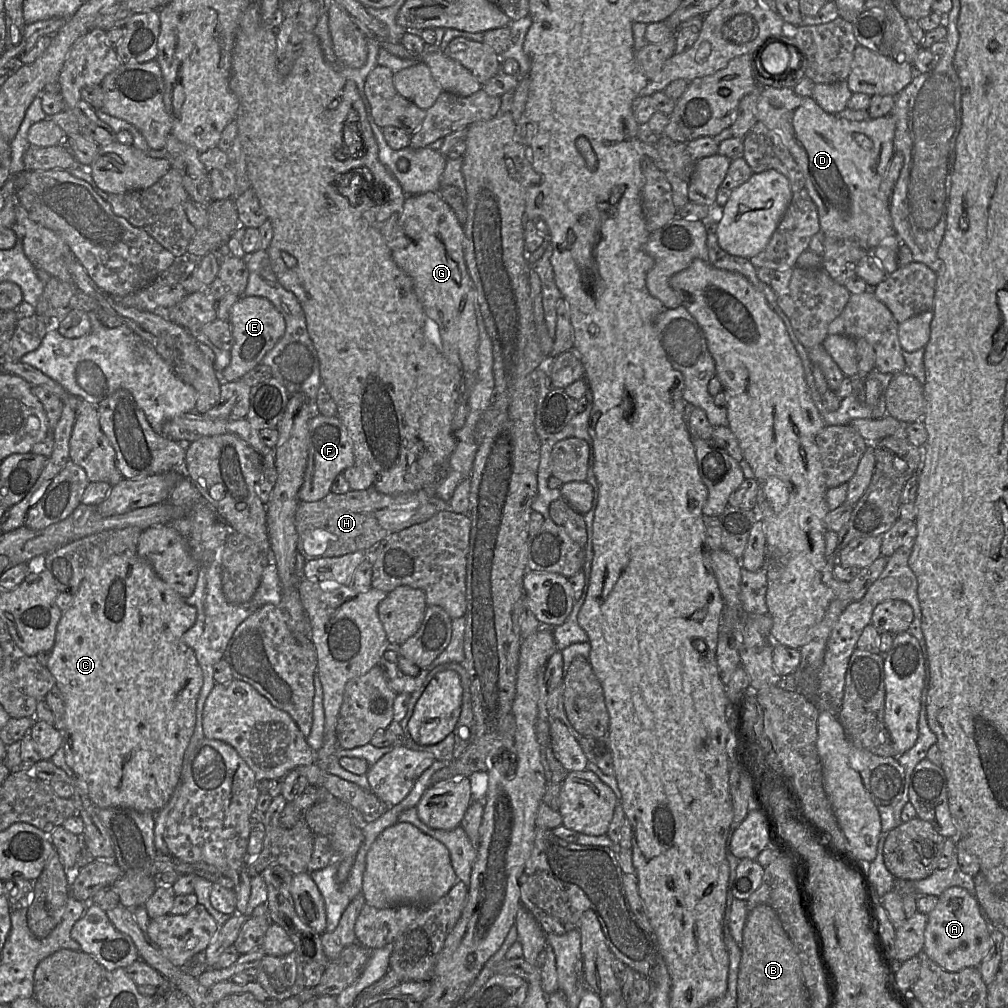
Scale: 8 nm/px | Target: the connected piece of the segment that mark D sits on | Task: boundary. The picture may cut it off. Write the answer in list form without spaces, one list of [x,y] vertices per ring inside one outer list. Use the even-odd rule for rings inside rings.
[[[765,86],[762,87],[761,94],[757,102],[756,116],[758,121],[762,122],[766,127],[778,132],[782,136],[786,147],[790,151],[791,155],[793,156],[803,175],[805,176],[805,188],[807,189],[809,196],[817,206],[820,232],[824,237],[830,236],[854,240],[859,243],[862,248],[871,252],[883,241],[883,239],[896,234],[896,230],[894,228],[892,217],[890,214],[890,199],[881,191],[880,188],[889,161],[894,154],[893,142],[895,134],[895,117],[891,113],[879,118],[869,118],[860,121],[851,121],[840,118],[835,114],[825,112],[812,96],[800,96],[791,87],[778,88],[774,86]]]

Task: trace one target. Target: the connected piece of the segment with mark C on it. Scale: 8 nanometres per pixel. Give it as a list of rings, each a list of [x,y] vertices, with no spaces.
[[[137,552],[112,556],[97,566],[81,582],[74,593],[72,603],[62,613],[46,668],[54,676],[65,704],[65,727],[61,730],[65,761],[74,771],[76,778],[85,782],[87,795],[97,807],[127,807],[140,812],[156,812],[167,804],[178,786],[184,753],[195,729],[196,703],[203,686],[203,672],[195,653],[182,639],[183,634],[195,624],[196,617],[196,608],[165,583],[150,563],[140,558]]]

